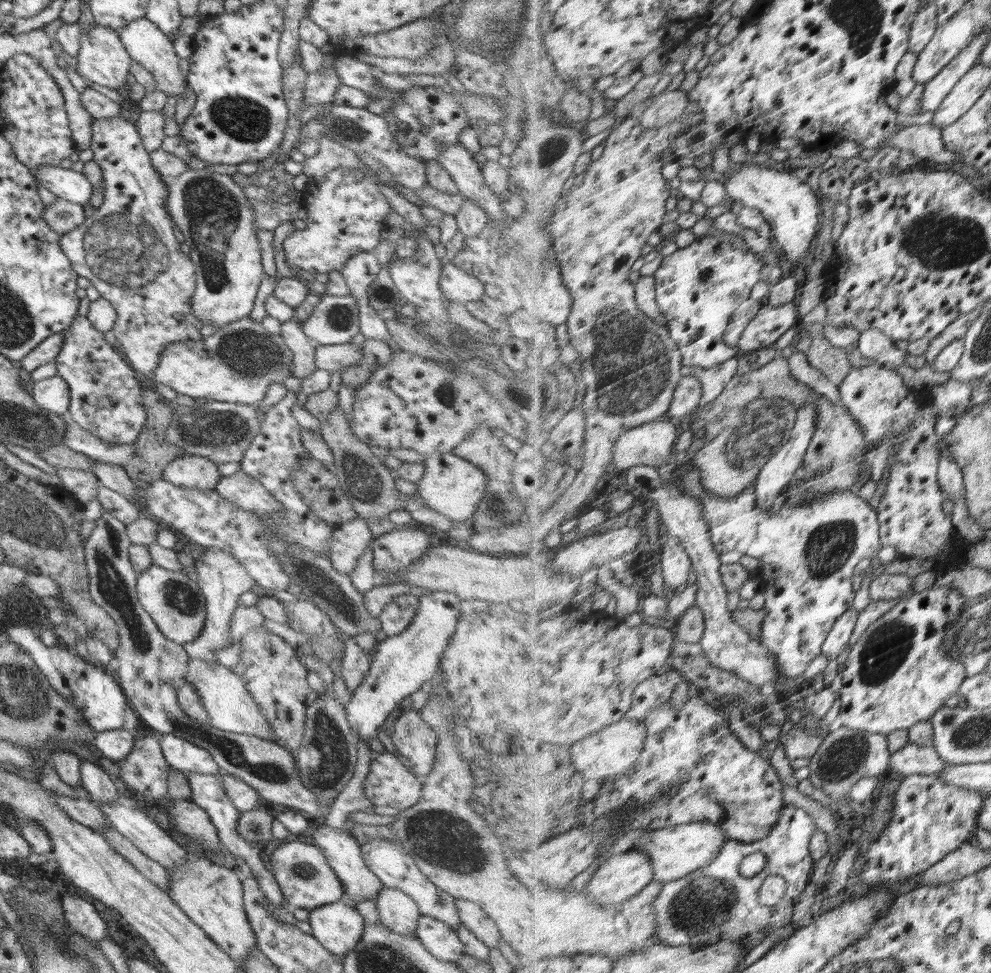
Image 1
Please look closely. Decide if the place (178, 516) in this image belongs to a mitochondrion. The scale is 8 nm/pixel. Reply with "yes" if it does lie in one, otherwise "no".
no

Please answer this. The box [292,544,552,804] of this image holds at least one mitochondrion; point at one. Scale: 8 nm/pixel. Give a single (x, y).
(332, 756)

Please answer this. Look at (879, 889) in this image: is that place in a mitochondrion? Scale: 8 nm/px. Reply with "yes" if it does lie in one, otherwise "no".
no

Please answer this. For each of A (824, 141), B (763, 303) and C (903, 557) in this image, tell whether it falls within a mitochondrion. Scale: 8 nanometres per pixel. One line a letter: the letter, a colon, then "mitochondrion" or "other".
A: other
B: other
C: other

